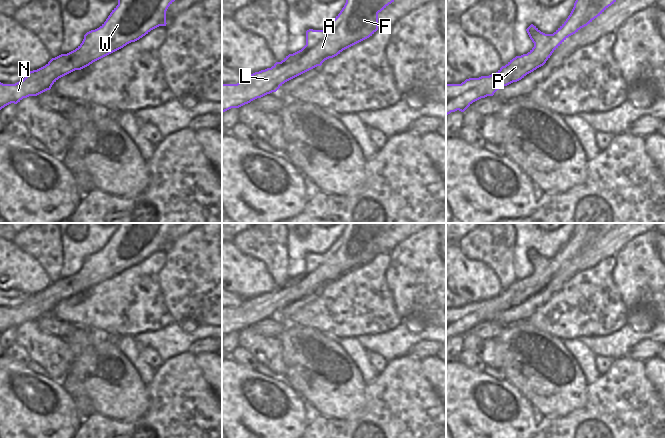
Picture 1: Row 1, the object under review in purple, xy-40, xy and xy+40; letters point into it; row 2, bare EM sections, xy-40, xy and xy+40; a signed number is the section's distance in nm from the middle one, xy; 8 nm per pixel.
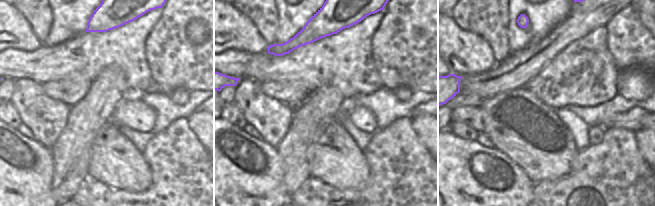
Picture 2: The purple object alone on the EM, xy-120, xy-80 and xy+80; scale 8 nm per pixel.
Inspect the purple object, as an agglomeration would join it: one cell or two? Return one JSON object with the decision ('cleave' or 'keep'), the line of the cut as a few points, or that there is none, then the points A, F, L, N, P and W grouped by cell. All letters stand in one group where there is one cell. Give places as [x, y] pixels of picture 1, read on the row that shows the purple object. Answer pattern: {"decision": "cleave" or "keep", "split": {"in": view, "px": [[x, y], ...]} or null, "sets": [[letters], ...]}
{"decision": "keep", "split": null, "sets": [["A", "F", "L", "N", "P", "W"]]}

